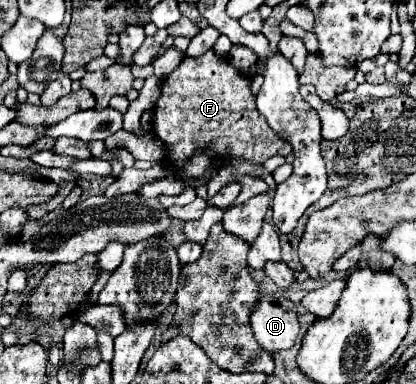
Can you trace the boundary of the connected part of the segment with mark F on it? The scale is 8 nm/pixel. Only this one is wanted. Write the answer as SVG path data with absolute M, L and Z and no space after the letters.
M185 56L183 62L161 82L161 96L155 102L153 110L153 130L159 140L163 140L167 148L167 160L173 162L175 168L183 168L187 158L193 156L201 148L209 148L211 156L217 160L225 160L229 156L243 158L249 162L265 162L267 158L281 154L287 156L291 152L291 144L279 138L277 132L271 132L267 120L253 108L253 94L251 94L251 78L247 74L237 72L225 58L219 56Z

